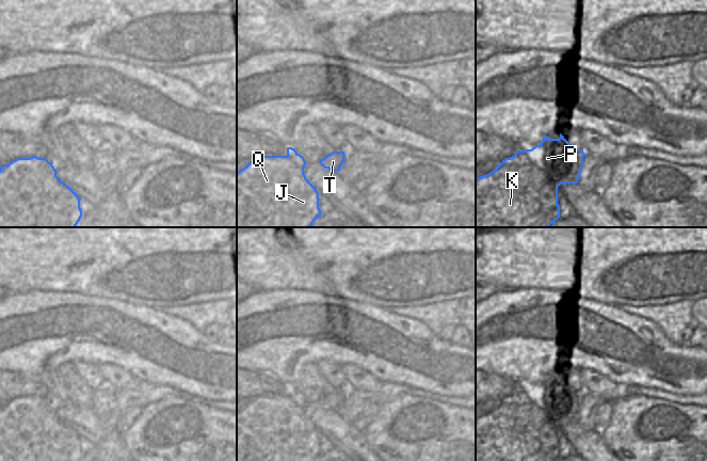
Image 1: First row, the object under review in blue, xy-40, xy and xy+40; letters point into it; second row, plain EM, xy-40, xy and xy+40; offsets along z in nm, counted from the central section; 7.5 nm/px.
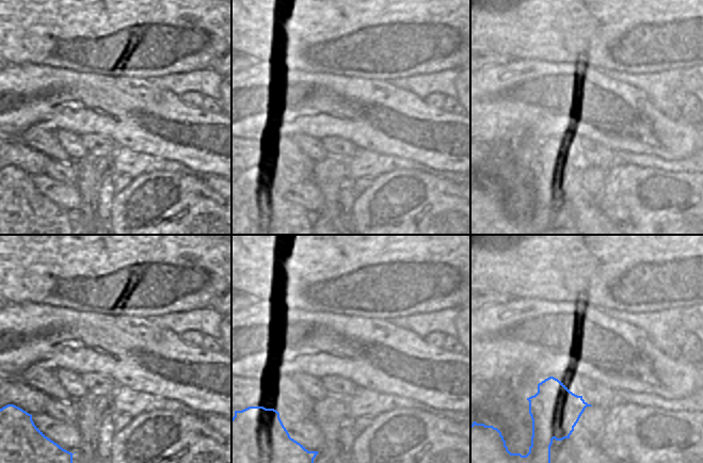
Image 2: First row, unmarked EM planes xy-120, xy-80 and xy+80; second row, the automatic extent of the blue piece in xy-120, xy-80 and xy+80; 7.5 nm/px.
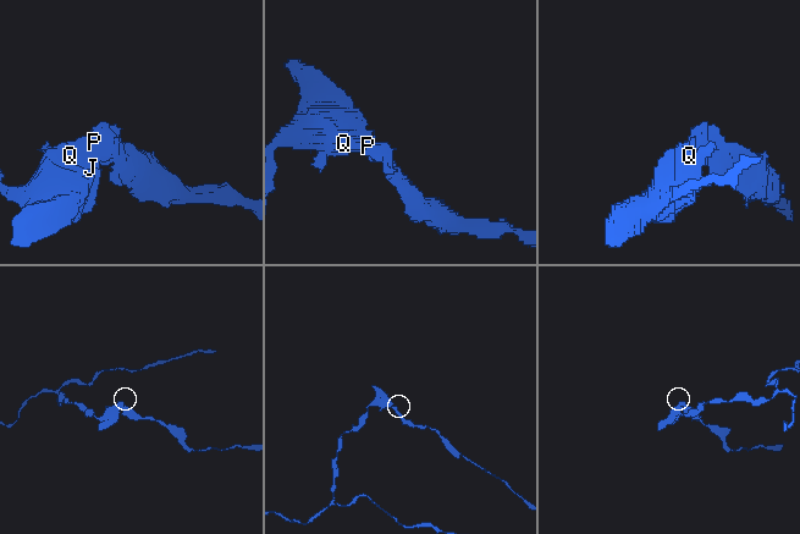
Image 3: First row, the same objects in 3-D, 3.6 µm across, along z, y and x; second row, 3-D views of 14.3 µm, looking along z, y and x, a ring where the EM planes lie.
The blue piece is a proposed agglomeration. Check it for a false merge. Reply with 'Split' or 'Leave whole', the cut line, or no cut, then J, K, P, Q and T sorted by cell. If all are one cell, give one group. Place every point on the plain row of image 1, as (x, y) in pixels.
Split. Split along xy+40 (523, 390), (557, 427). Groups: J K Q / P T.

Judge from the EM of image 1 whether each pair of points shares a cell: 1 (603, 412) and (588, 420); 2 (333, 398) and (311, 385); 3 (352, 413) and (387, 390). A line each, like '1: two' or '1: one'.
1: two
2: one
3: one

